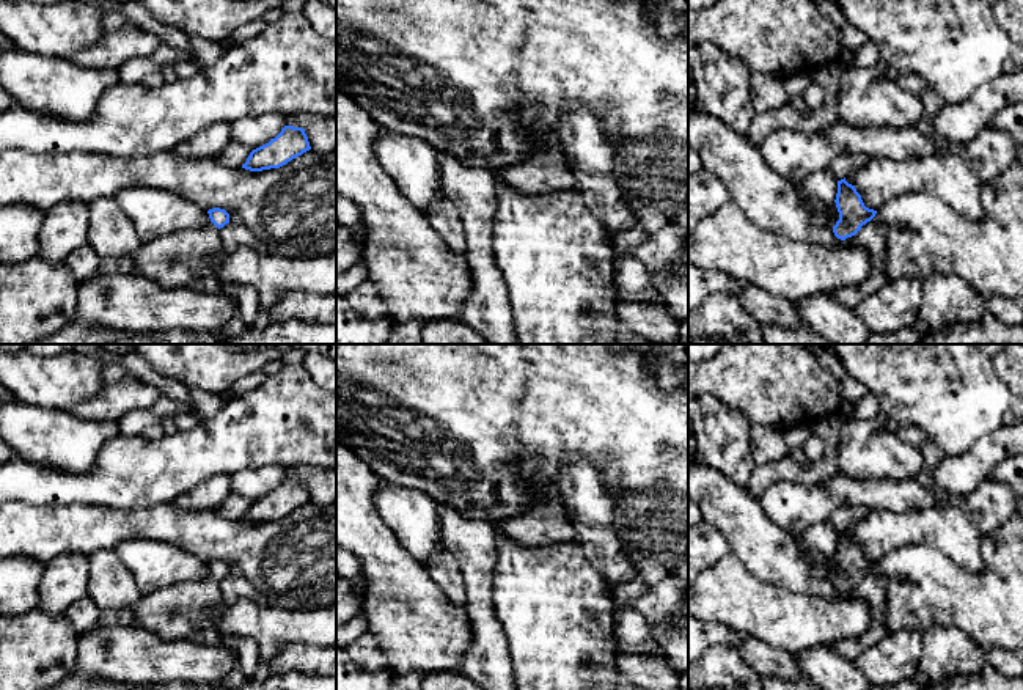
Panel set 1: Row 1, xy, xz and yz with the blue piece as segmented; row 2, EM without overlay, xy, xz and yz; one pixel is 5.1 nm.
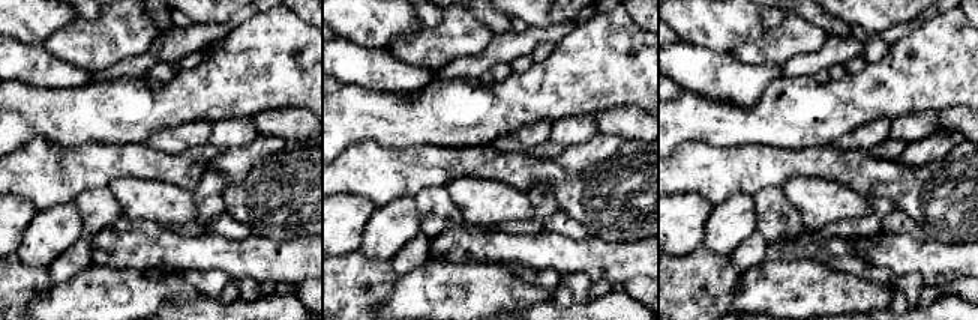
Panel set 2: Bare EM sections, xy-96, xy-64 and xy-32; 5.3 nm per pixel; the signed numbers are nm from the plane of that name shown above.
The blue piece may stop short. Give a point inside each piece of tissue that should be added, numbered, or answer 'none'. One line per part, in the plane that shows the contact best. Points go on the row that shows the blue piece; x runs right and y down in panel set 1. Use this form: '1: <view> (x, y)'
1: yz (874, 238)

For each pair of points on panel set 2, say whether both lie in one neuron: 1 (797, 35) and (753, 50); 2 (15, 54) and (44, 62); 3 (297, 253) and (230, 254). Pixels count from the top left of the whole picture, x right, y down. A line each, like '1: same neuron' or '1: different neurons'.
1: same neuron
2: same neuron
3: same neuron

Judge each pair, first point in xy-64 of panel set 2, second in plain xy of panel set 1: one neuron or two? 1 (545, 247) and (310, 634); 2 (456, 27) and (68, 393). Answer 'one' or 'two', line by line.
1: one
2: two

